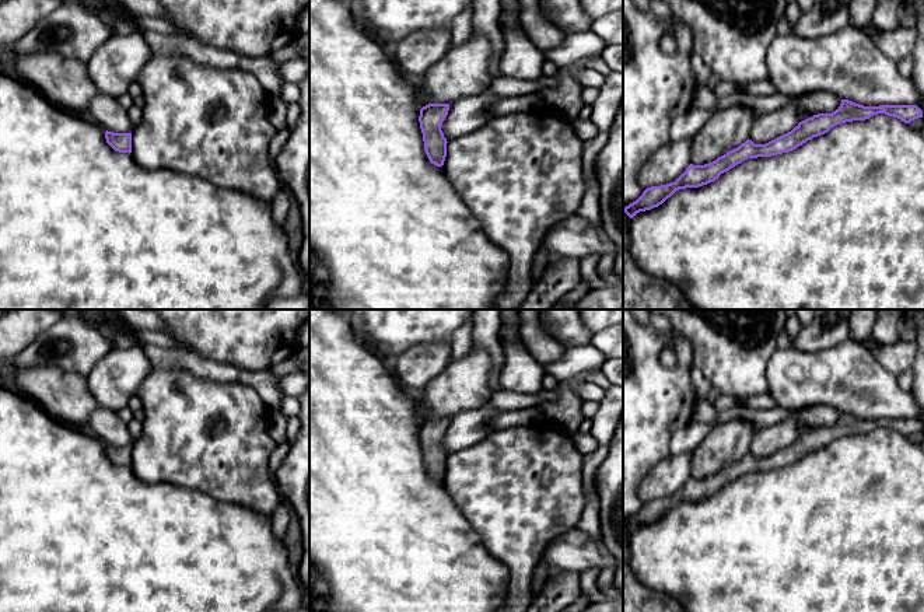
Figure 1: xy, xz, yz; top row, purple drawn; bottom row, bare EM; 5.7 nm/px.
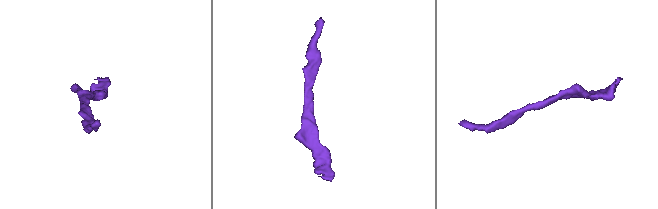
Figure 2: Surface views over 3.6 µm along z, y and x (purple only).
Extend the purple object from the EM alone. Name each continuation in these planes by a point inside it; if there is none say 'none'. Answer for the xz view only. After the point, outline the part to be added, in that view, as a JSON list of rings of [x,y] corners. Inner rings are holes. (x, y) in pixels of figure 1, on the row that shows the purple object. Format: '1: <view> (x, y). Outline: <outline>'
none

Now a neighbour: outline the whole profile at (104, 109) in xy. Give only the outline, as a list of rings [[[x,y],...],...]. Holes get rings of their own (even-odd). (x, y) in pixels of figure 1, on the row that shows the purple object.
[[[98,92],[87,111],[105,132],[132,133],[134,130],[127,111],[113,97]]]

